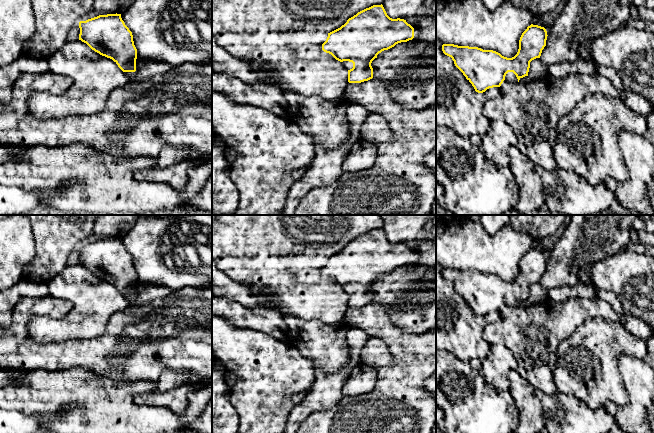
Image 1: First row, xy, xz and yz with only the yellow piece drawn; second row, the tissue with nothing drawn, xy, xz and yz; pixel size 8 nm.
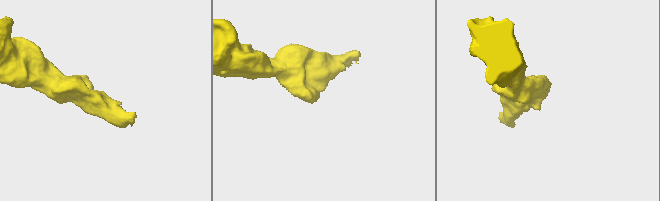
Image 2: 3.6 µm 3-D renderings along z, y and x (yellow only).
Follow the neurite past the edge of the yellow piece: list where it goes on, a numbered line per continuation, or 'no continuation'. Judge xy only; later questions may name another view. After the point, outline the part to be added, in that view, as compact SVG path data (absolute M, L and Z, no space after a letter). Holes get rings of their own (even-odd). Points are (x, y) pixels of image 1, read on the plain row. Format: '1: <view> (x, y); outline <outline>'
no continuation

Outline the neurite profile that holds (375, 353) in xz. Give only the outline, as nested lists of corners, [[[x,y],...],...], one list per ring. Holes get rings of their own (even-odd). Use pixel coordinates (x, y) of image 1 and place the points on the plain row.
[[[370,336],[360,352],[360,364],[373,367],[379,370],[381,367],[389,366],[393,363],[392,354],[388,345],[381,337]]]

